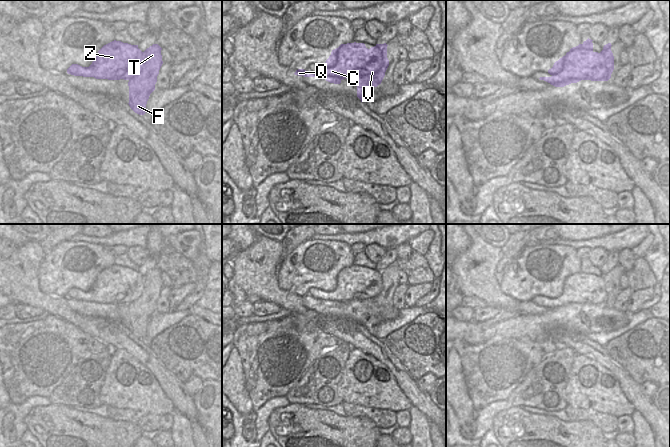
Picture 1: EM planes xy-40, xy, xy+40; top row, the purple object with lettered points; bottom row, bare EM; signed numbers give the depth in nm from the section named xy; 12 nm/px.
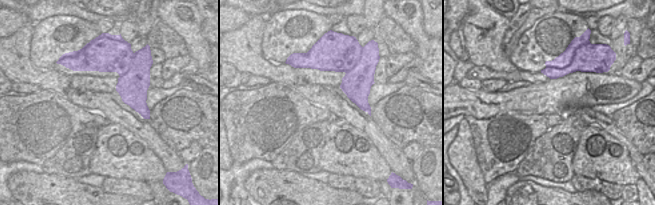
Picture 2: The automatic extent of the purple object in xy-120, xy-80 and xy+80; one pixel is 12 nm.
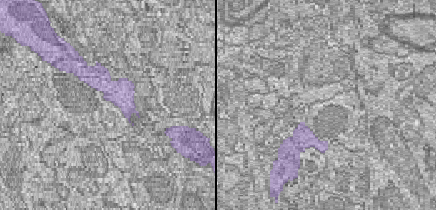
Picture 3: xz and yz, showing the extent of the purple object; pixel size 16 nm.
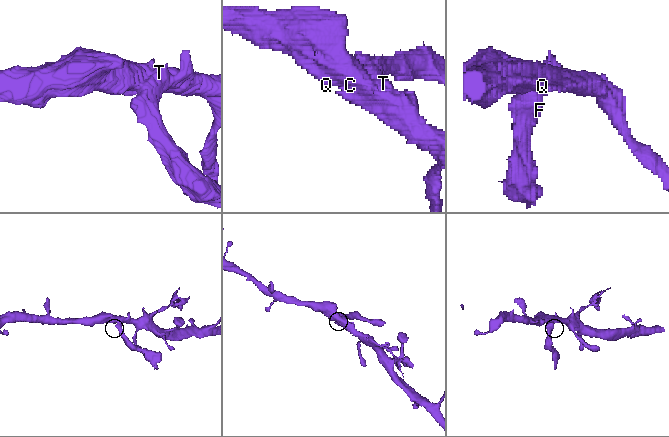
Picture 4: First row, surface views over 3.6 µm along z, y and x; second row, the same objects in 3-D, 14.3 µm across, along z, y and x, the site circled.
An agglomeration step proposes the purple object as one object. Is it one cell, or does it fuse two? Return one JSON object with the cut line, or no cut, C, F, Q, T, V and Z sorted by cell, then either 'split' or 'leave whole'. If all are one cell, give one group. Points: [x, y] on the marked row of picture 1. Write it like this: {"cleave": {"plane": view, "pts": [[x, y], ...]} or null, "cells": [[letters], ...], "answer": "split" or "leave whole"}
{"cleave": null, "cells": [["C", "F", "Q", "T", "V", "Z"]], "answer": "leave whole"}

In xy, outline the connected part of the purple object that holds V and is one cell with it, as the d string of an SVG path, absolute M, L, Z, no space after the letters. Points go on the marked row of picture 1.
M364 43L341 44L332 50L319 72L298 69L294 73L304 77L325 77L326 81L340 84L343 79L357 81L357 97L361 102L369 98L369 91L381 84L389 66L387 44L376 44L368 49Z

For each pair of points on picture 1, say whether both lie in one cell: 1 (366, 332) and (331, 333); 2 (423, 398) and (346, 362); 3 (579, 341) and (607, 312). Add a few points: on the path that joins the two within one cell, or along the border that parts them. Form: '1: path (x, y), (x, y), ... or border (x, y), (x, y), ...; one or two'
1: border (343, 321), (352, 324), (360, 335), (375, 343); two
2: border (369, 363), (380, 373), (399, 399); two
3: border (564, 326), (585, 327), (592, 335); two

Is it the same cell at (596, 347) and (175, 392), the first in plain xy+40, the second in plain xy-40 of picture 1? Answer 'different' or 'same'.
same

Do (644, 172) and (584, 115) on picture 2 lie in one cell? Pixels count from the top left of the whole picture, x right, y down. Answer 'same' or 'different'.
same

